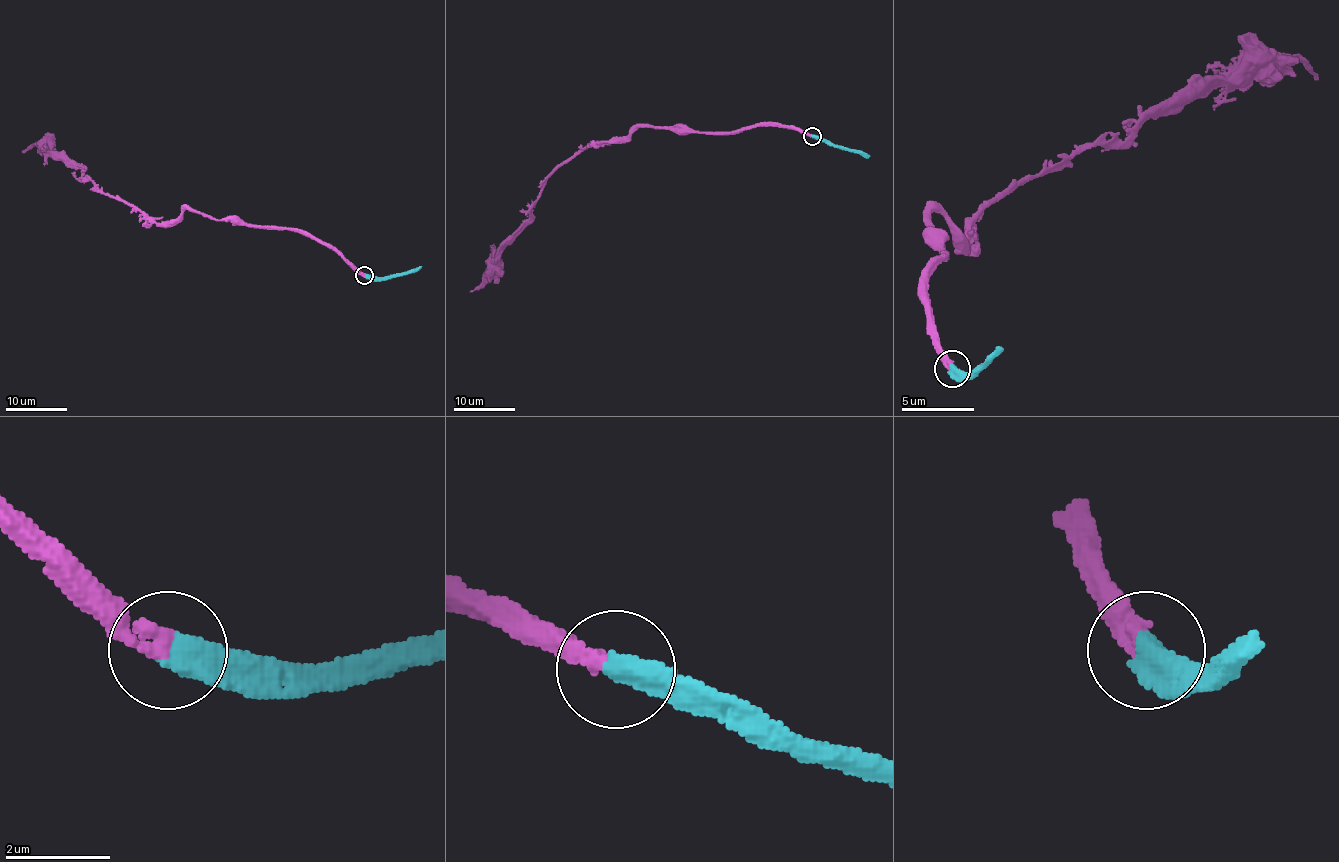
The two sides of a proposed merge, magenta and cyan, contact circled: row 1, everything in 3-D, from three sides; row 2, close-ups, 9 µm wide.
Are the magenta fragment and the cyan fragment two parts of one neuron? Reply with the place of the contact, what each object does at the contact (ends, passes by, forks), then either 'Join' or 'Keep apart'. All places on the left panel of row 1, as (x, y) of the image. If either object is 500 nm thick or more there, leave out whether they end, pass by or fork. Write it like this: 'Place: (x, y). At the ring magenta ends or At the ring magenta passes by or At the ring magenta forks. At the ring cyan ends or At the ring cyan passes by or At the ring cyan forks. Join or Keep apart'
Place: (364, 275). Join

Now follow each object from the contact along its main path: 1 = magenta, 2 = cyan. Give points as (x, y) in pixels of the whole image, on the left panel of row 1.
1: (364, 275), (286, 229), (186, 208), (175, 219), (147, 219), (54, 154), (36, 145), (22, 153)
2: (364, 275), (398, 277), (415, 272), (421, 266)

